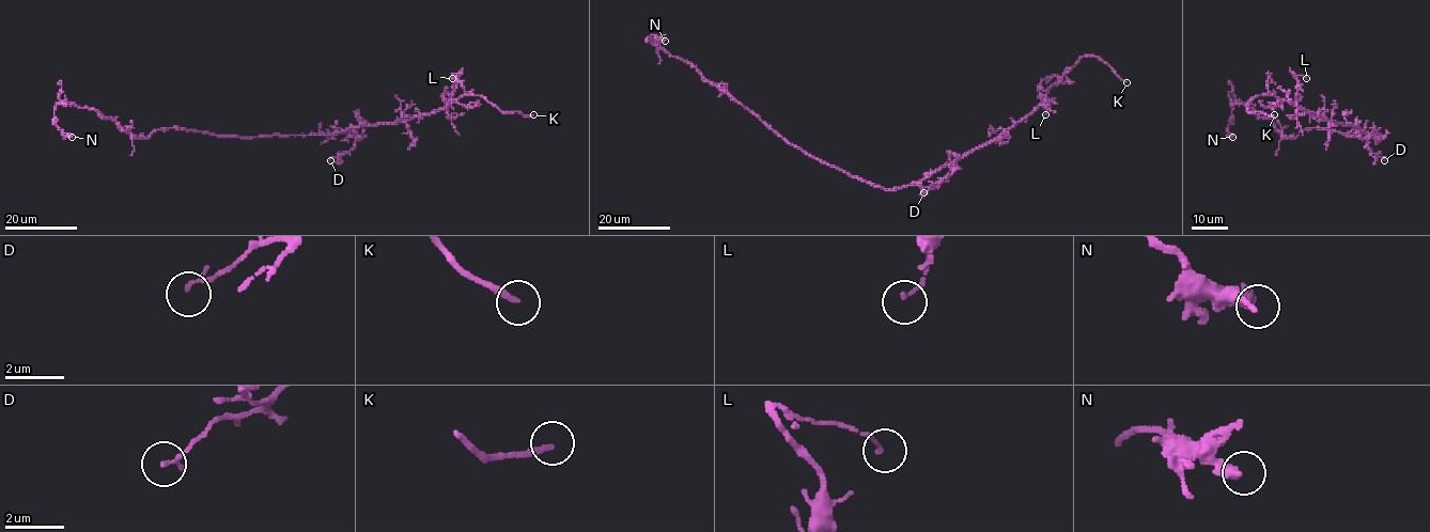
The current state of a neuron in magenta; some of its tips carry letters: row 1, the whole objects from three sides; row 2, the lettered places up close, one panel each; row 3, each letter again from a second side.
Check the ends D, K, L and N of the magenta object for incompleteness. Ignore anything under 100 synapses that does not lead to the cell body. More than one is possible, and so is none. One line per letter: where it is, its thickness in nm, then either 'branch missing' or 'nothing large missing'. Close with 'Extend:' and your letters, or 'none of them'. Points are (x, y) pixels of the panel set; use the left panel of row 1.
D: at (330, 160); 130 nm thick; nothing large missing
K: at (533, 114); 220 nm thick; branch missing
L: at (452, 78); 140 nm thick; nothing large missing
N: at (72, 137); 360 nm thick; nothing large missing
Extend: K

